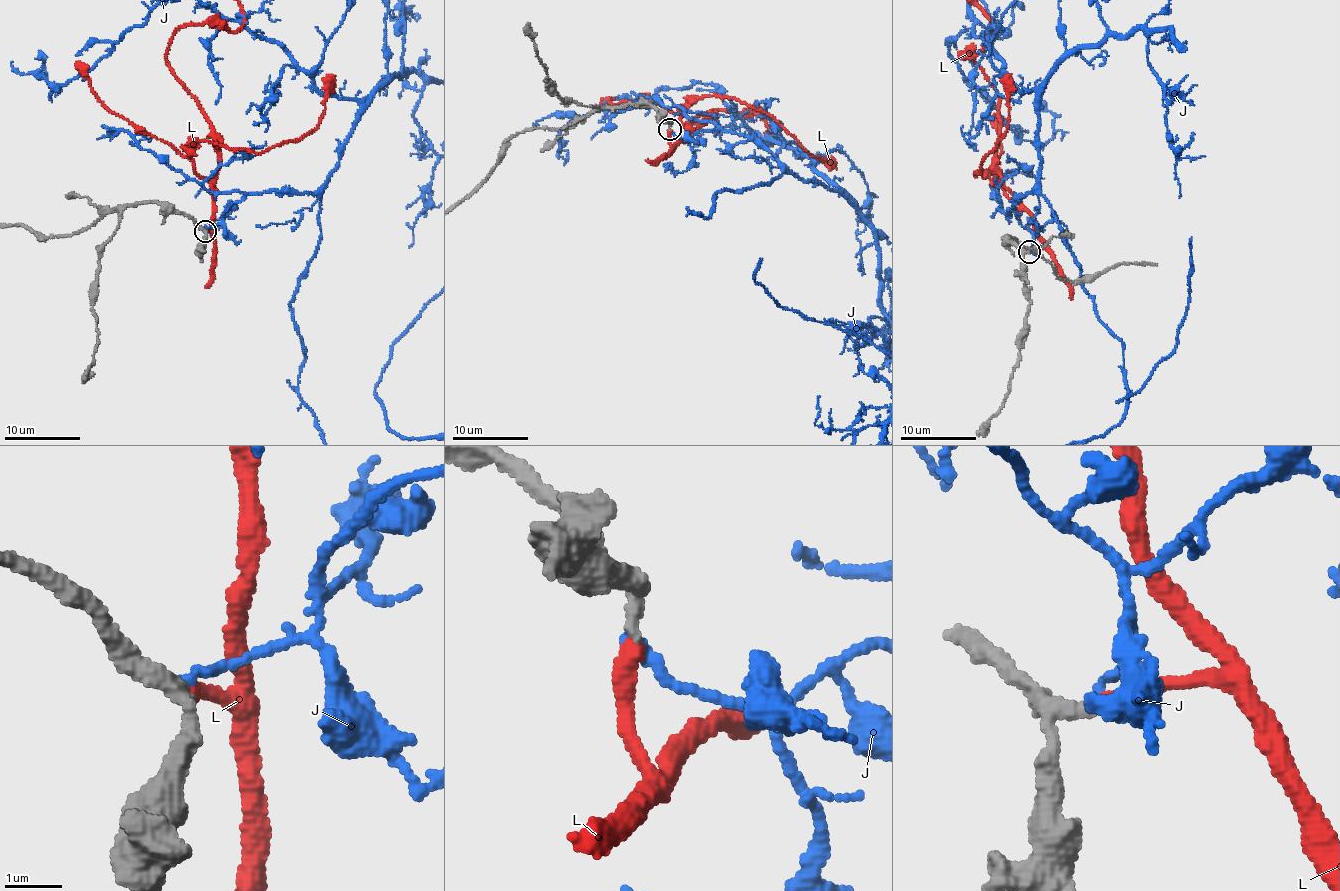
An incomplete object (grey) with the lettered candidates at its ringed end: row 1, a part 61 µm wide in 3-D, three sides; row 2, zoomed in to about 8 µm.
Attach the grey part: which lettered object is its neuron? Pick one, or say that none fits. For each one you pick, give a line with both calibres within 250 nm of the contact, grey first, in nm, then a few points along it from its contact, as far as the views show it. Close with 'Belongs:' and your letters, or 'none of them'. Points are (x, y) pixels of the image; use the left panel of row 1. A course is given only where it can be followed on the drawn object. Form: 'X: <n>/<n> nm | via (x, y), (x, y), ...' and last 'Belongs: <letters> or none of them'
L: 200/280 nm
Belongs: L

